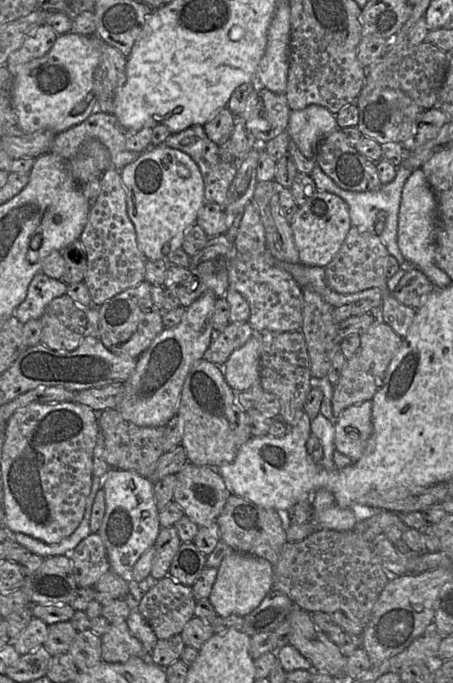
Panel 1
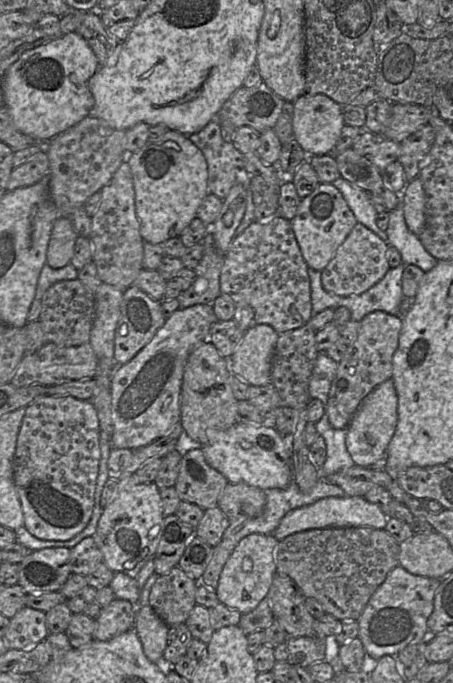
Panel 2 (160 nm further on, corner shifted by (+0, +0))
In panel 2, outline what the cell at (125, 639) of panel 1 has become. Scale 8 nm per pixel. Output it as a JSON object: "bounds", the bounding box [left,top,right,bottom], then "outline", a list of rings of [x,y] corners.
{"bounds":[93,598,137,641],"outline":[[[115,598],[110,604],[101,608],[95,620],[93,638],[109,641],[134,627],[137,606],[127,600]]]}

